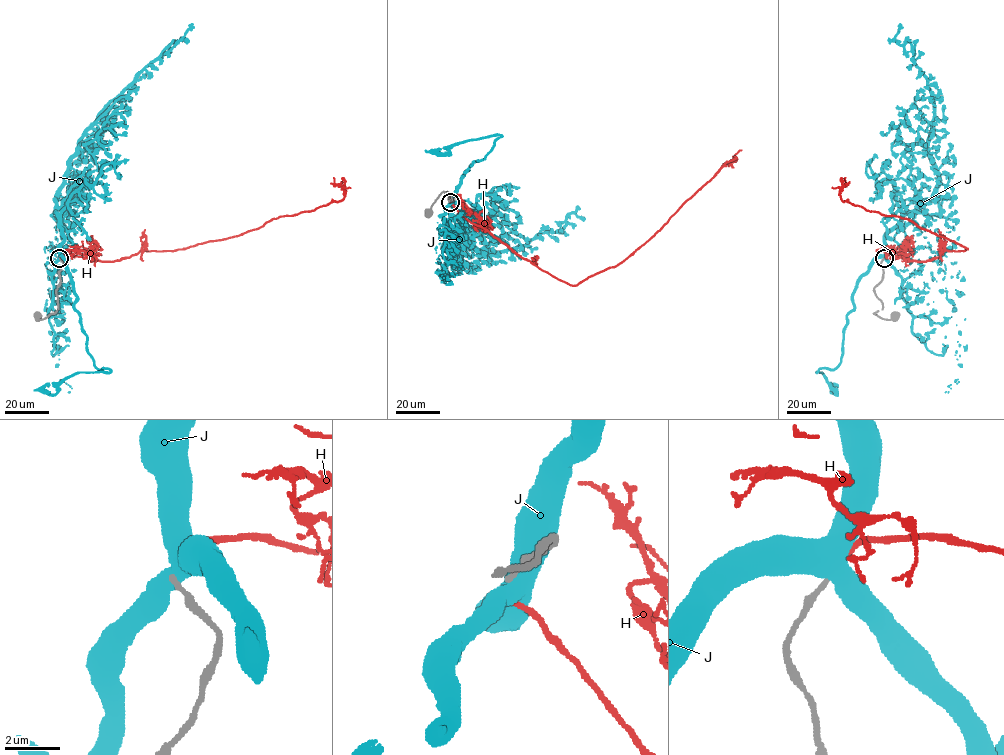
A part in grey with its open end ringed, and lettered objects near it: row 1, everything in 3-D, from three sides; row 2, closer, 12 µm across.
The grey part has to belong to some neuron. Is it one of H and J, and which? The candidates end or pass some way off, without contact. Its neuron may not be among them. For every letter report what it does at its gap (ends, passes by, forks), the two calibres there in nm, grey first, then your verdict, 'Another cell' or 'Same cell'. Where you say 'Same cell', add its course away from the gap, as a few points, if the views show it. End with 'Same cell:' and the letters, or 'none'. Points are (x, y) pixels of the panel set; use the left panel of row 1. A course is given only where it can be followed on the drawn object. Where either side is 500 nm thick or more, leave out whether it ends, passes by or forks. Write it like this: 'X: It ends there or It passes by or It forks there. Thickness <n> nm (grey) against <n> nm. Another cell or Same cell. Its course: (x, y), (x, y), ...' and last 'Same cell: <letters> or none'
H: It ends there. Thickness 180 nm (grey) against 180 nm. Another cell
J: Thickness 180 nm (grey) against 600 nm. Another cell
Same cell: none

